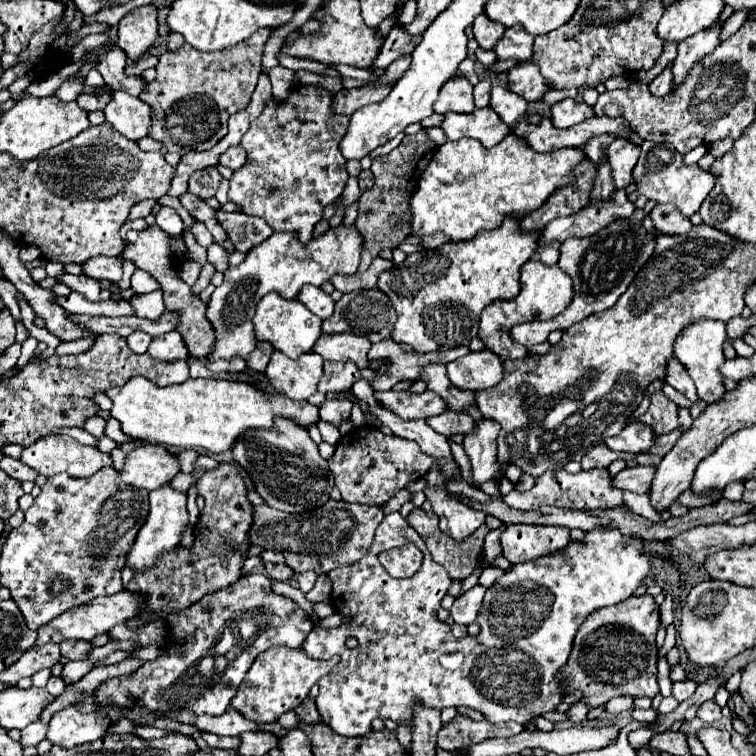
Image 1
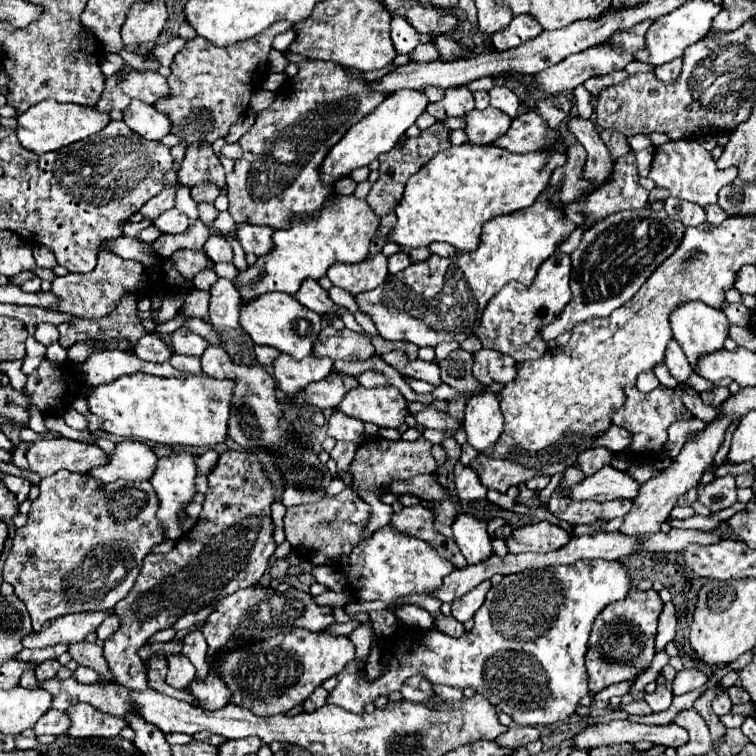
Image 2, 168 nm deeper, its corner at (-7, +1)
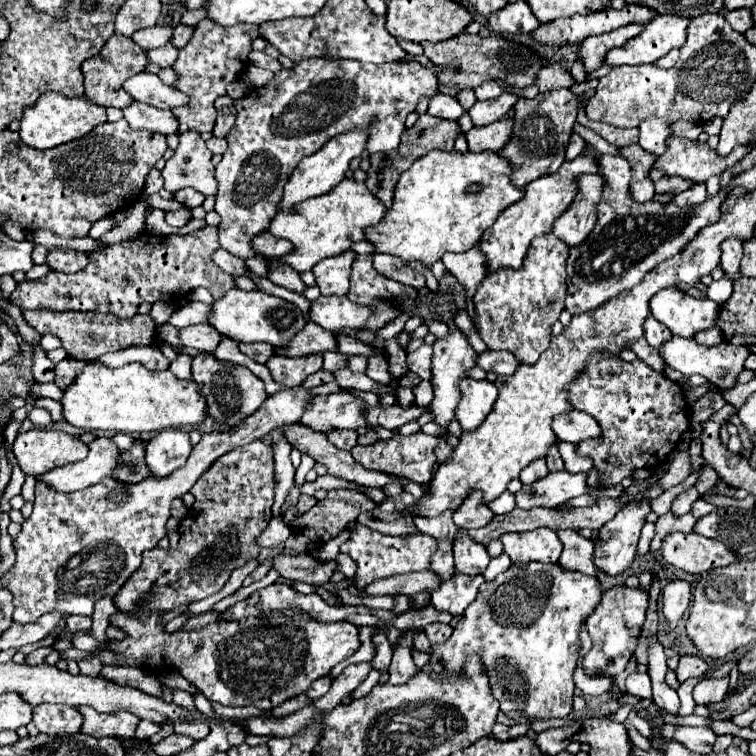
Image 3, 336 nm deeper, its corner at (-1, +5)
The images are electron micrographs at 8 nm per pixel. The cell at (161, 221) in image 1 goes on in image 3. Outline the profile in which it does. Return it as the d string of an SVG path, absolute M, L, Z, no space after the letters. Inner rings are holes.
M171 210L171 212L167 212L167 216L165 216L165 222L167 222L169 226L175 226L175 228L185 226L187 220L189 220L189 210Z

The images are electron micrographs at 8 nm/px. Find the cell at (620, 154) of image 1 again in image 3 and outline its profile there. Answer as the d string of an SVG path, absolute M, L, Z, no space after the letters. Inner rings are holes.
M649 118L643 120L637 128L639 128L639 146L643 150L647 150L649 154L661 156L665 152L665 140L669 138L669 122L667 120L657 120L657 118Z

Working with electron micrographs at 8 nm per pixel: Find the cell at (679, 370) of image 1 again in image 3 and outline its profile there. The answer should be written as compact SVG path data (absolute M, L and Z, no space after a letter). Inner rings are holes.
M651 318L649 322L645 322L645 340L647 340L653 348L661 350L661 346L671 340L671 332L669 332L661 322L655 322L655 320Z

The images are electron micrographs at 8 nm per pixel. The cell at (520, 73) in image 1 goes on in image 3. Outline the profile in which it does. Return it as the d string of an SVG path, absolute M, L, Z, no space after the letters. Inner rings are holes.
M629 24L625 28L617 28L601 36L589 36L589 40L583 40L583 44L579 46L575 58L583 64L585 72L589 74L605 64L605 56L611 48L623 46L627 40L637 36L641 30L643 30L643 24Z

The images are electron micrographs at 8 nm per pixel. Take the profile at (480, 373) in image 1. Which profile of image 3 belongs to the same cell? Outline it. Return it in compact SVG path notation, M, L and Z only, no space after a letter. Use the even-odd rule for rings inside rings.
M485 350L477 354L475 364L481 366L485 372L495 372L499 376L509 376L519 366L519 362L511 352L495 352L495 350Z

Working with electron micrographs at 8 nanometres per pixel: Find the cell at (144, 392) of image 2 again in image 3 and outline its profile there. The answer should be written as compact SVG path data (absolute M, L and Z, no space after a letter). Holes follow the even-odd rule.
M89 364L65 390L61 400L63 416L69 424L83 430L111 432L161 432L167 428L195 430L207 418L207 400L195 380L179 380L169 370L155 372L141 364L125 364L121 368L105 368Z

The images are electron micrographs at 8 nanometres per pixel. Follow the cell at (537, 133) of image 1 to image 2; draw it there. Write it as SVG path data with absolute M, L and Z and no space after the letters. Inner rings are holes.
M525 112L511 122L509 130L499 140L495 140L495 146L517 154L537 152L539 148L553 144L555 136L557 132L551 132L539 114Z

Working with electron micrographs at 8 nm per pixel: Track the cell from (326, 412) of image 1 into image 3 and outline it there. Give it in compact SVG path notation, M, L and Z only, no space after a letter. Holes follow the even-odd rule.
M327 430L327 438L331 444L335 444L341 450L351 450L357 444L357 430Z

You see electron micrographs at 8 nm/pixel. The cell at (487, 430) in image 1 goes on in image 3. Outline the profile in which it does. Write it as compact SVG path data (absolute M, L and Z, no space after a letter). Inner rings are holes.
M471 380L465 384L465 396L461 396L461 402L455 410L455 418L459 420L463 432L477 430L487 414L493 410L493 404L497 400L497 386L489 380Z

